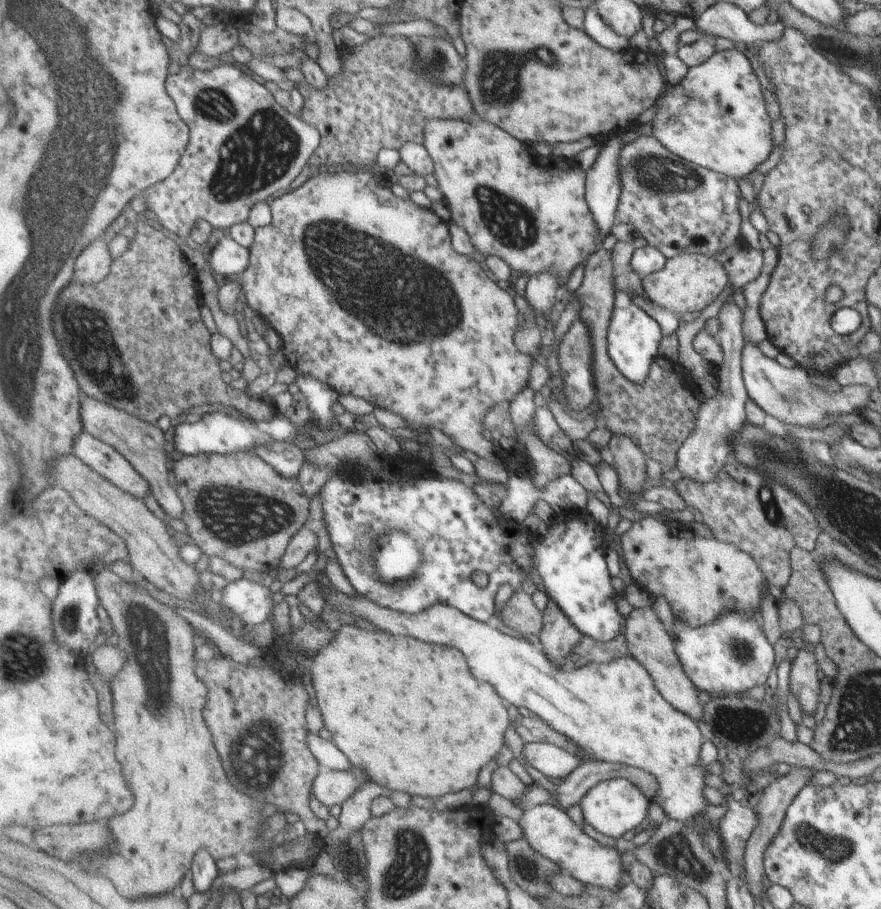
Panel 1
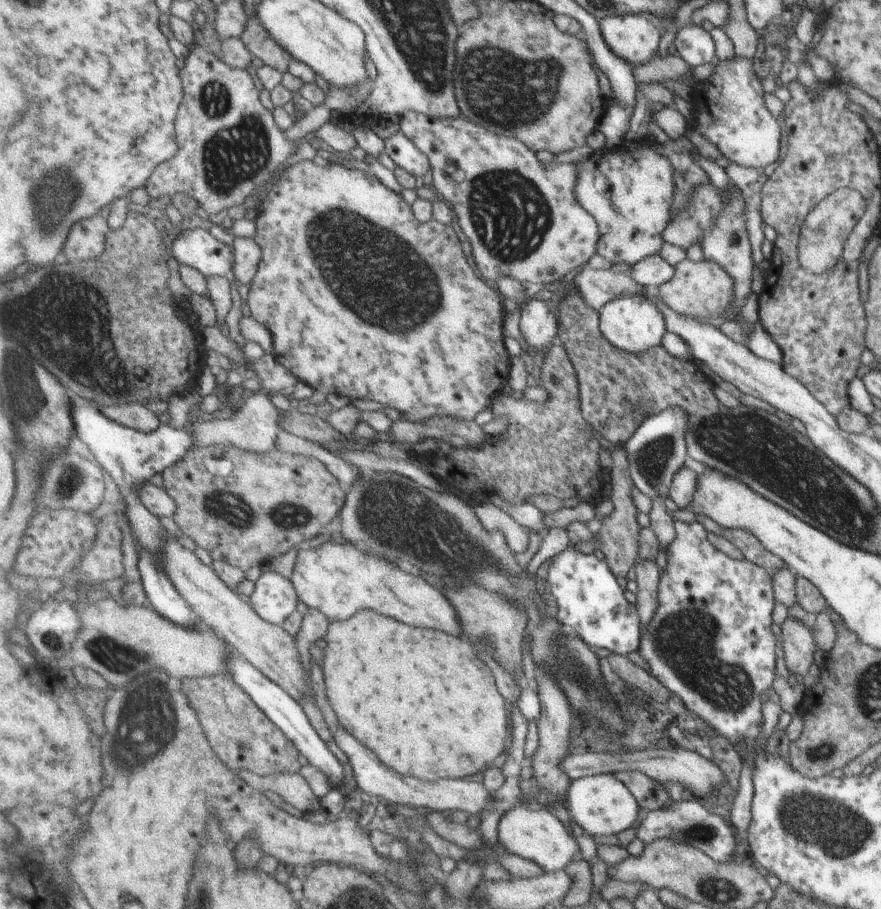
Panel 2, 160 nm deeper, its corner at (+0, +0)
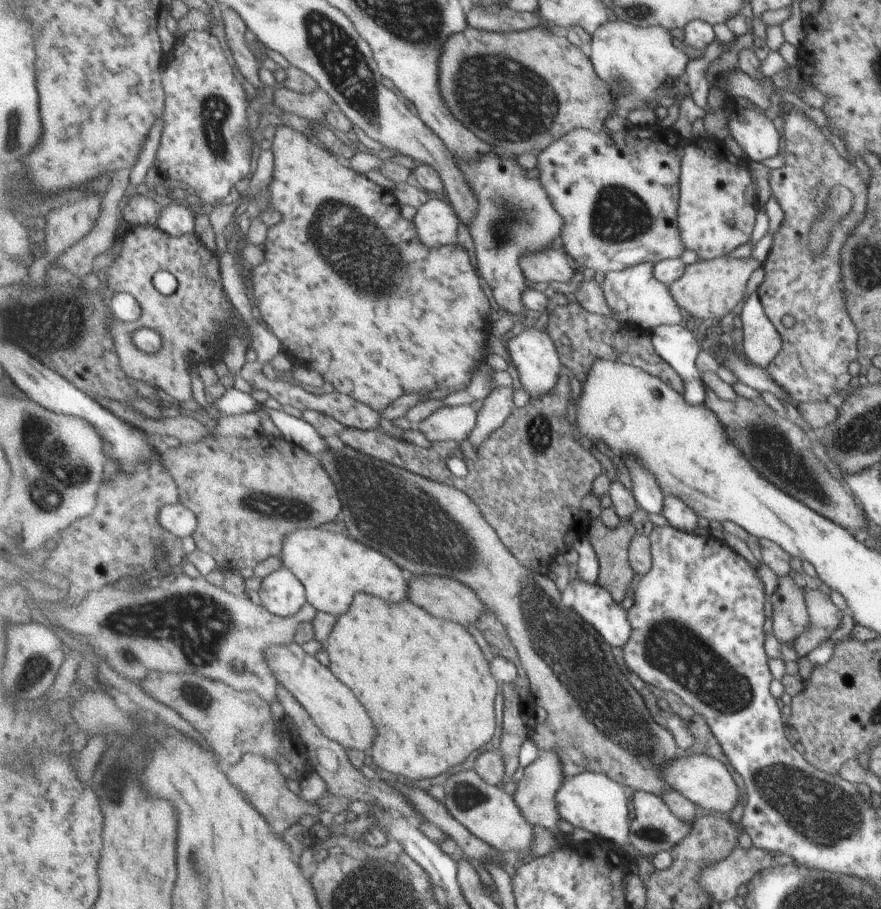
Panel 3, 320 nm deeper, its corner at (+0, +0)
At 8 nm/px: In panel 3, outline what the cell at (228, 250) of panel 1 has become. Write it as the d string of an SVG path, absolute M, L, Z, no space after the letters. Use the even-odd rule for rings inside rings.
M176 201L162 203L158 212L157 227L171 236L181 236L195 232L195 217L192 207L182 206Z

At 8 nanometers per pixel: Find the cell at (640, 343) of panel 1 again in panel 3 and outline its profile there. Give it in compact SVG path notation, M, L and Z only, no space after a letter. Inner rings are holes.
M643 261L641 264L620 271L605 273L601 285L608 303L616 312L614 316L617 323L641 328L641 330L647 330L650 333L659 325L686 323L683 312L672 297L669 286L657 280L654 273L654 264L653 261Z

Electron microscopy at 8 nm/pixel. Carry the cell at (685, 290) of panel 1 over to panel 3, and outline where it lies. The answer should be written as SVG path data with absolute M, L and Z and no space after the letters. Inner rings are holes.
M750 256L742 258L719 257L708 261L697 260L684 266L682 275L679 279L670 282L669 289L687 322L696 318L719 321L719 318L729 314L735 308L735 304L743 298L745 282L747 282L749 274L757 267L761 267L761 263Z

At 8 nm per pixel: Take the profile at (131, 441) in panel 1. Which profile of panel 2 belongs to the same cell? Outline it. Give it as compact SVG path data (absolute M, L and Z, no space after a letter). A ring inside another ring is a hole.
M129 402L122 405L105 404L98 406L100 413L107 415L120 425L128 426L144 433L155 432L159 425L159 418L152 413L149 408L145 408L143 404L137 402Z

